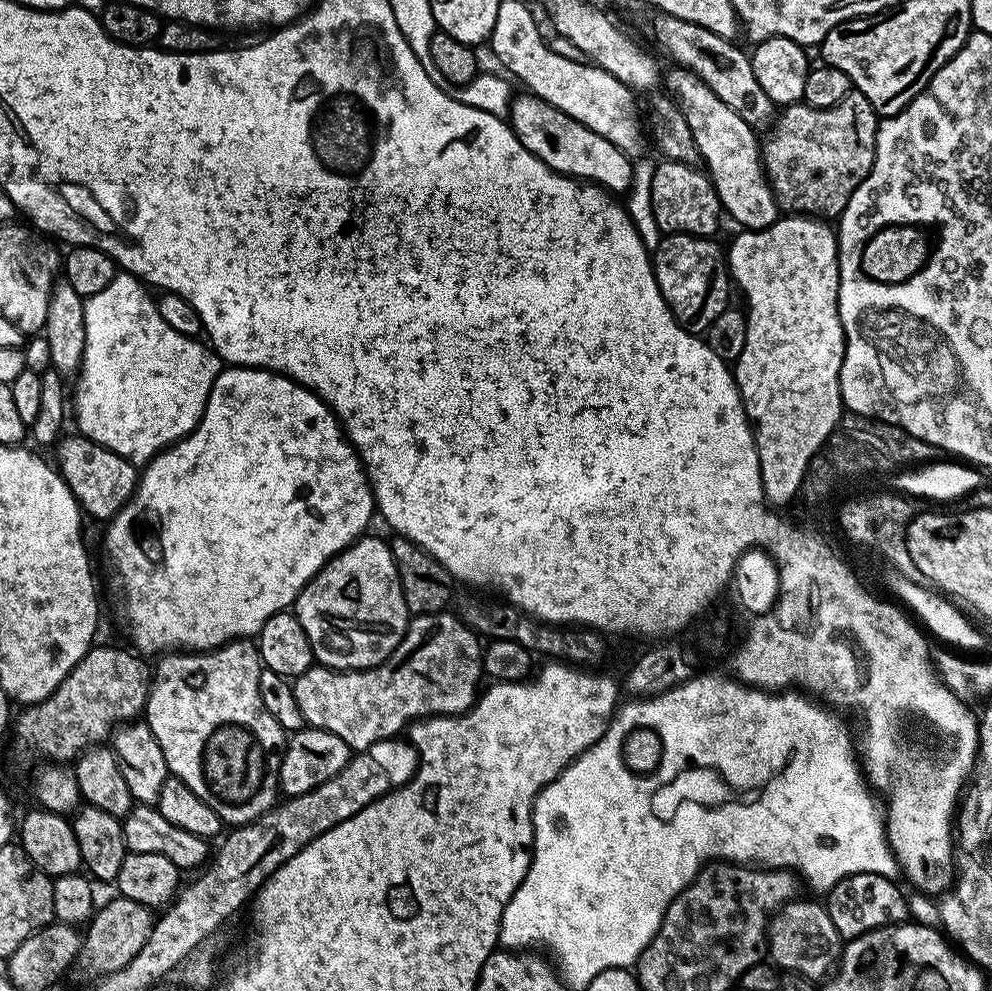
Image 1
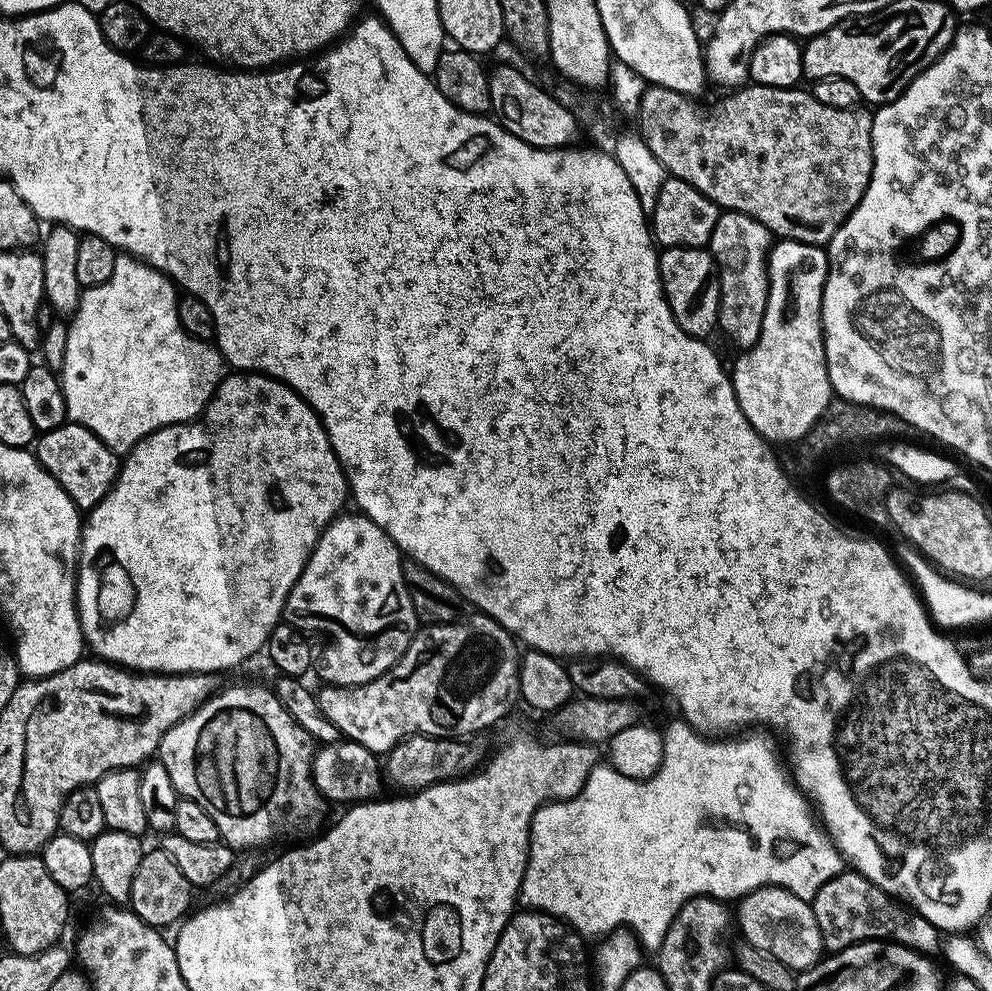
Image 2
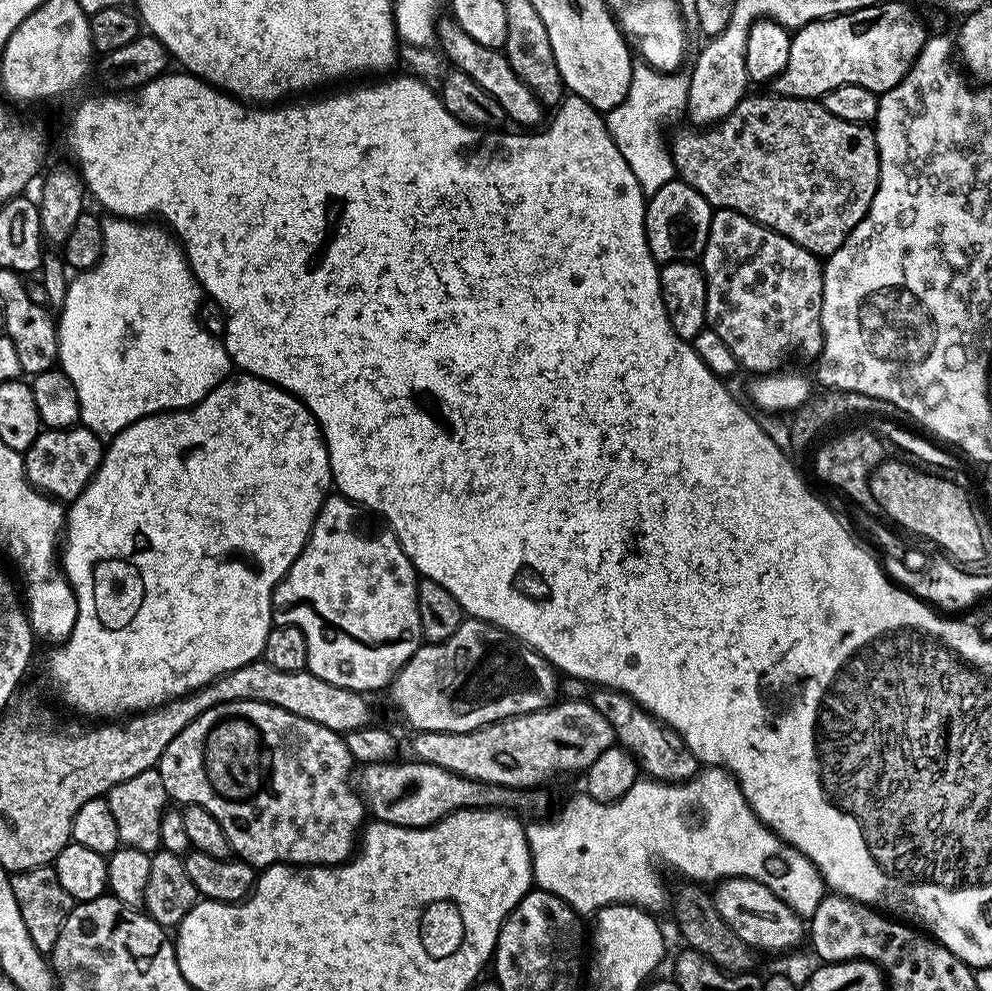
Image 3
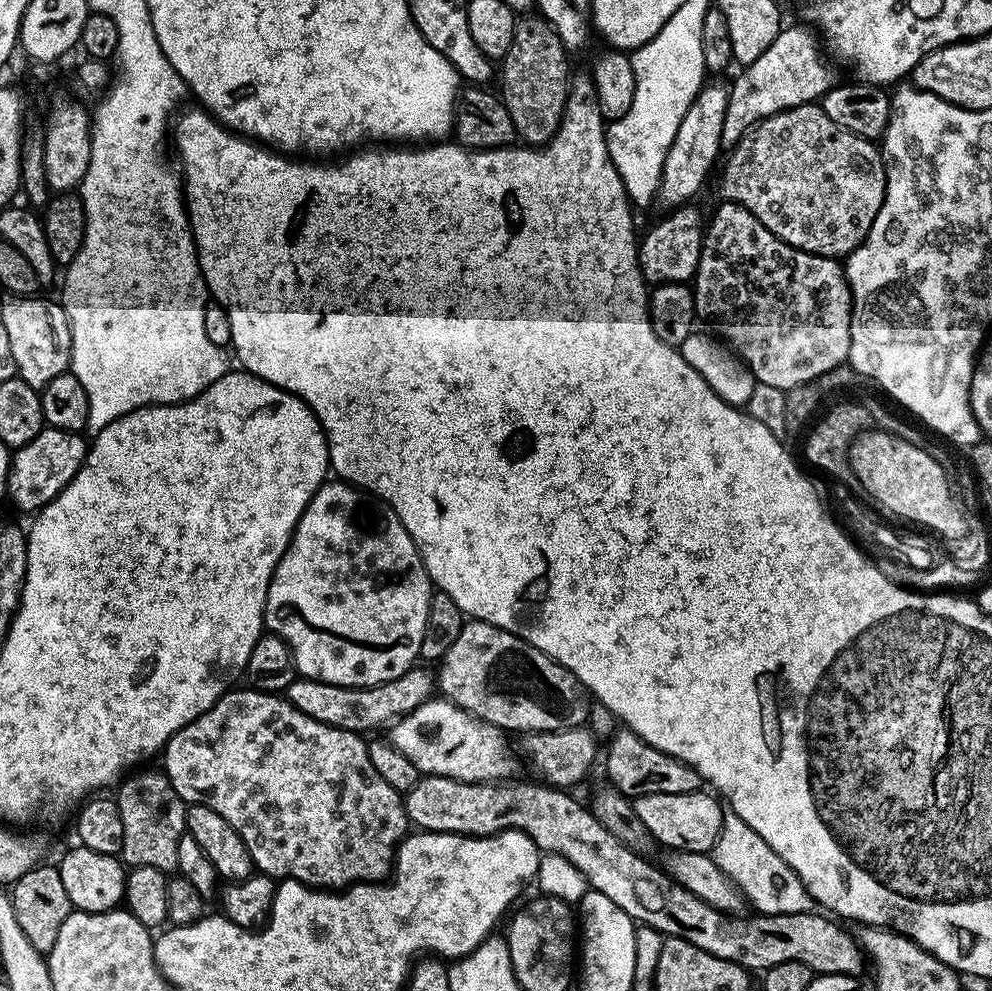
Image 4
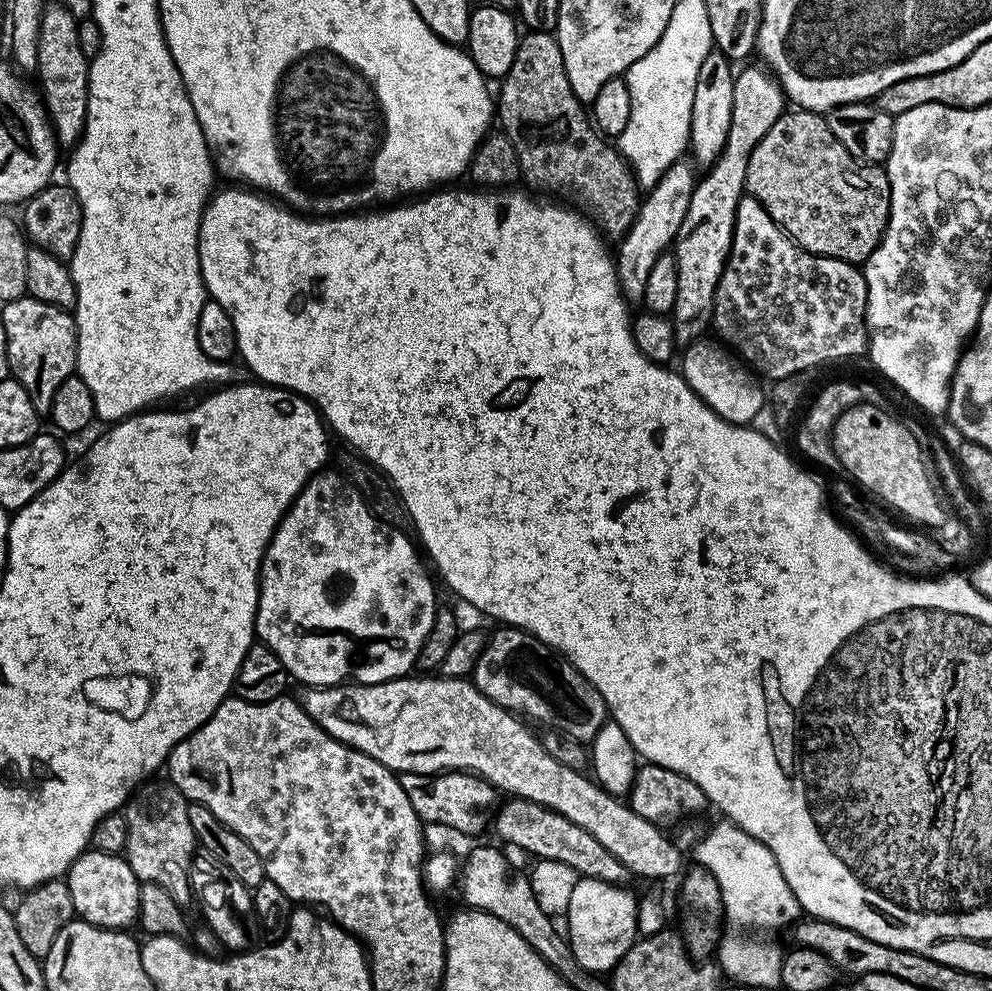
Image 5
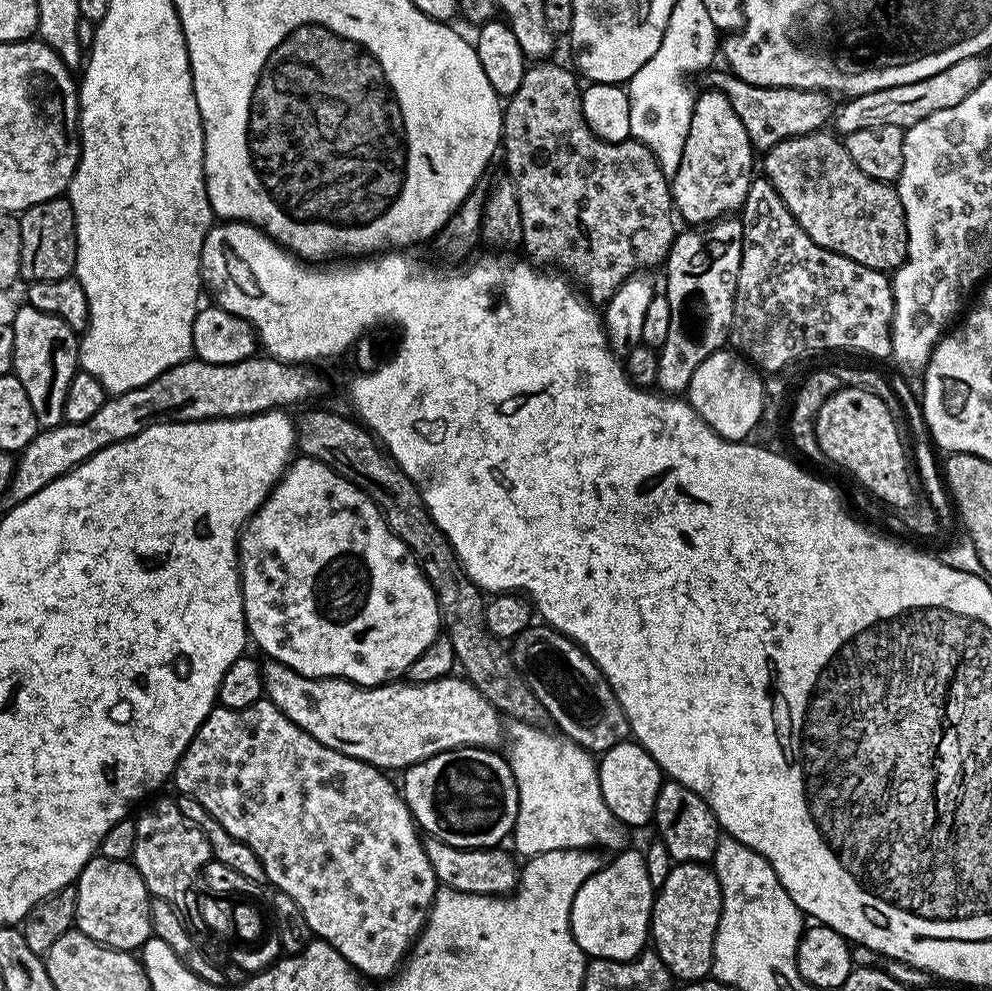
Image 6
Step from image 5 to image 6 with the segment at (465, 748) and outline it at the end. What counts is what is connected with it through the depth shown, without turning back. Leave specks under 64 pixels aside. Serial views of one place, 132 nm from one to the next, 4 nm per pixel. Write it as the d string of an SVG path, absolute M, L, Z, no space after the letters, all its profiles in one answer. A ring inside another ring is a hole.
M269 659L267 663L263 665L264 695L271 704L278 706L278 710L282 710L282 714L286 714L294 726L302 726L306 734L318 738L322 746L330 746L330 750L365 760L375 768L403 770L451 748L495 749L499 740L501 743L501 714L469 680L459 675L444 676L441 680L425 684L389 682L378 684L375 688L366 688L350 680L303 676L274 659Z

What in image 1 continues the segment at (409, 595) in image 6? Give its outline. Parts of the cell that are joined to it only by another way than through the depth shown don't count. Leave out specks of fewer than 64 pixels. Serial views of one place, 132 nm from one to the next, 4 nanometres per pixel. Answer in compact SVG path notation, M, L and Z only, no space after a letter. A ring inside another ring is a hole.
M365 534L330 561L296 595L294 611L312 643L317 665L341 670L377 668L404 641L410 613L389 541Z

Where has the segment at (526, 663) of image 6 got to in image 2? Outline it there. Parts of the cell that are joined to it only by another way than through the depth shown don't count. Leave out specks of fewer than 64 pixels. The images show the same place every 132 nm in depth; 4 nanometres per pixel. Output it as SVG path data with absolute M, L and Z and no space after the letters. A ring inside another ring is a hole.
M483 614L471 615L451 620L449 624L421 627L395 666L370 682L355 686L324 684L322 690L316 692L322 714L338 726L341 737L358 742L377 754L387 754L407 736L468 738L471 732L480 732L498 723L521 699L519 668L522 652L516 649L516 637L498 621Z

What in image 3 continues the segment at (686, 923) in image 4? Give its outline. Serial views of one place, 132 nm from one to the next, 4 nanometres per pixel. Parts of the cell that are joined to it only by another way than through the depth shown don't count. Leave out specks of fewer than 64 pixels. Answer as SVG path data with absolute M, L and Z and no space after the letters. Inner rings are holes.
M408 758L405 764L396 763L362 764L354 776L354 787L363 798L365 809L370 810L375 819L387 824L403 828L425 828L436 824L444 816L467 808L499 808L515 810L520 814L544 814L549 811L548 796L544 790L503 788L490 782L478 782L415 758Z

